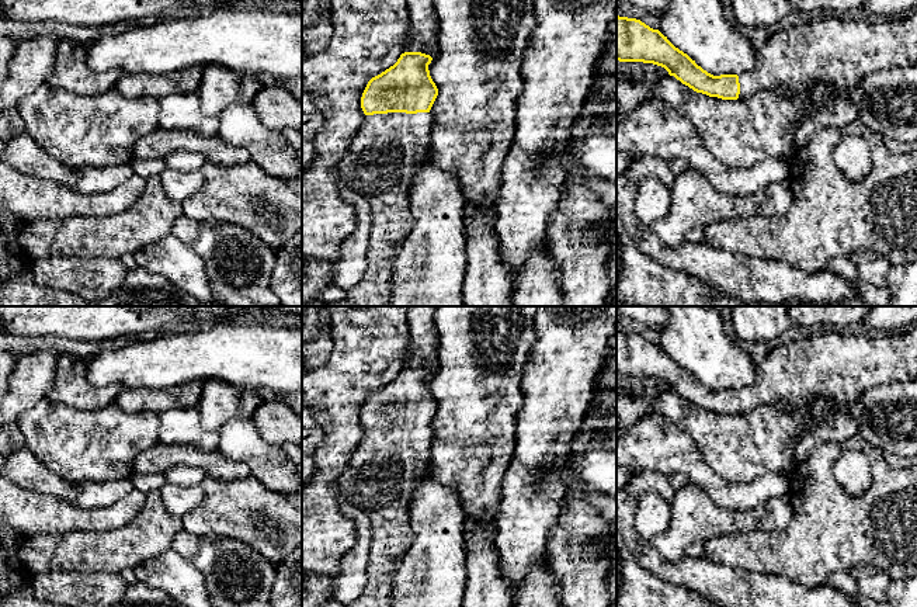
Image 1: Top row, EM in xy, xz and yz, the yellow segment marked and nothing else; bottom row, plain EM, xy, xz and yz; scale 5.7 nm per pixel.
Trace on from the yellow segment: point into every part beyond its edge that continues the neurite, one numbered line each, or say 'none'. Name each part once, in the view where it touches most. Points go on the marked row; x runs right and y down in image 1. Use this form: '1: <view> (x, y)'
1: xz (384, 158)

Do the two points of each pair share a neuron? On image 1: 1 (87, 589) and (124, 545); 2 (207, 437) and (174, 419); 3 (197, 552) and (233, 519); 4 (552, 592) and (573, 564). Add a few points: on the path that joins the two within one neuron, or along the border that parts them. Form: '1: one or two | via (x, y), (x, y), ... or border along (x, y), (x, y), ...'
1: two | border along (68, 572), (118, 573)
2: one | via (198, 437), (183, 426)
3: two | border along (184, 531), (232, 537), (246, 544)
4: two | border along (546, 552), (549, 569), (562, 592)

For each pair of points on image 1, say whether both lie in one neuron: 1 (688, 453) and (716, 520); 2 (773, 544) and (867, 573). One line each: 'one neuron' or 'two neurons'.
1: two neurons
2: two neurons

